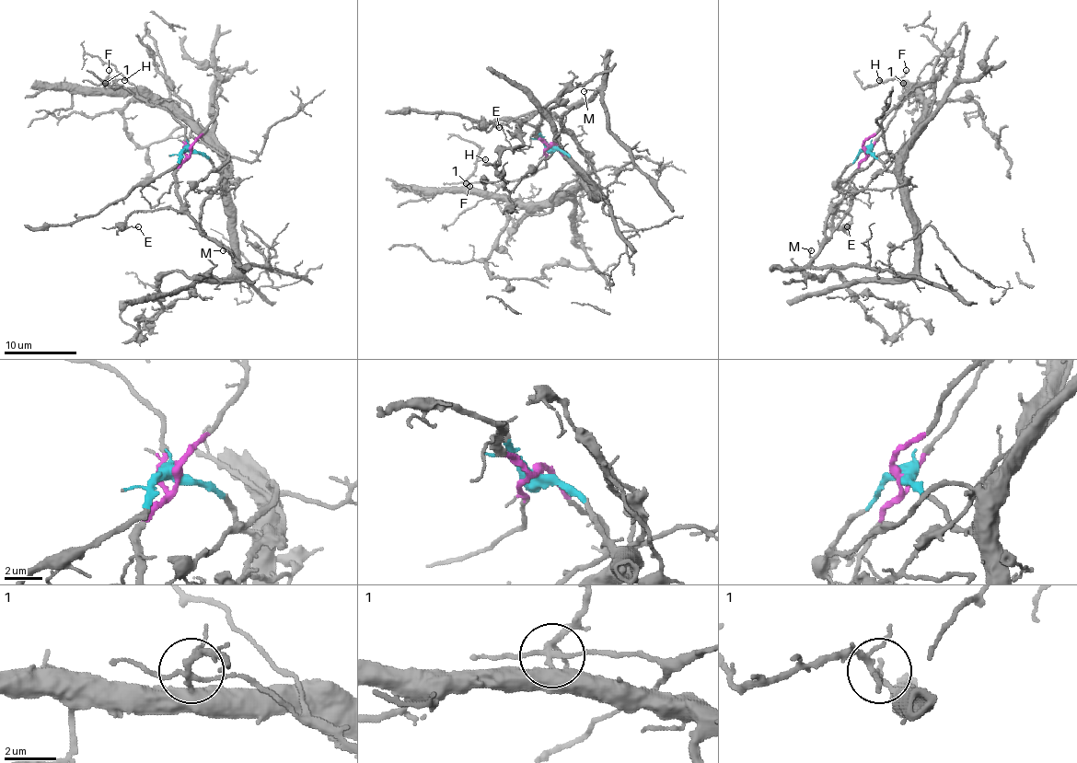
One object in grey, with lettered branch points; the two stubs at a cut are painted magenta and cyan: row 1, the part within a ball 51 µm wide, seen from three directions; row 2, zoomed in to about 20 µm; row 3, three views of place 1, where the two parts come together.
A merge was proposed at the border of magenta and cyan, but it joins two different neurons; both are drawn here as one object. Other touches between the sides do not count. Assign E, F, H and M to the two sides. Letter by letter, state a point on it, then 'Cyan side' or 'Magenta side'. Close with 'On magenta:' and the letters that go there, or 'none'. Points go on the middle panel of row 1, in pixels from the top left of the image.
E: Place: (499, 127). Magenta side
F: Place: (469, 186). Cyan side
H: Place: (485, 159). Cyan side
M: Place: (584, 91). Magenta side
On magenta: E, M

